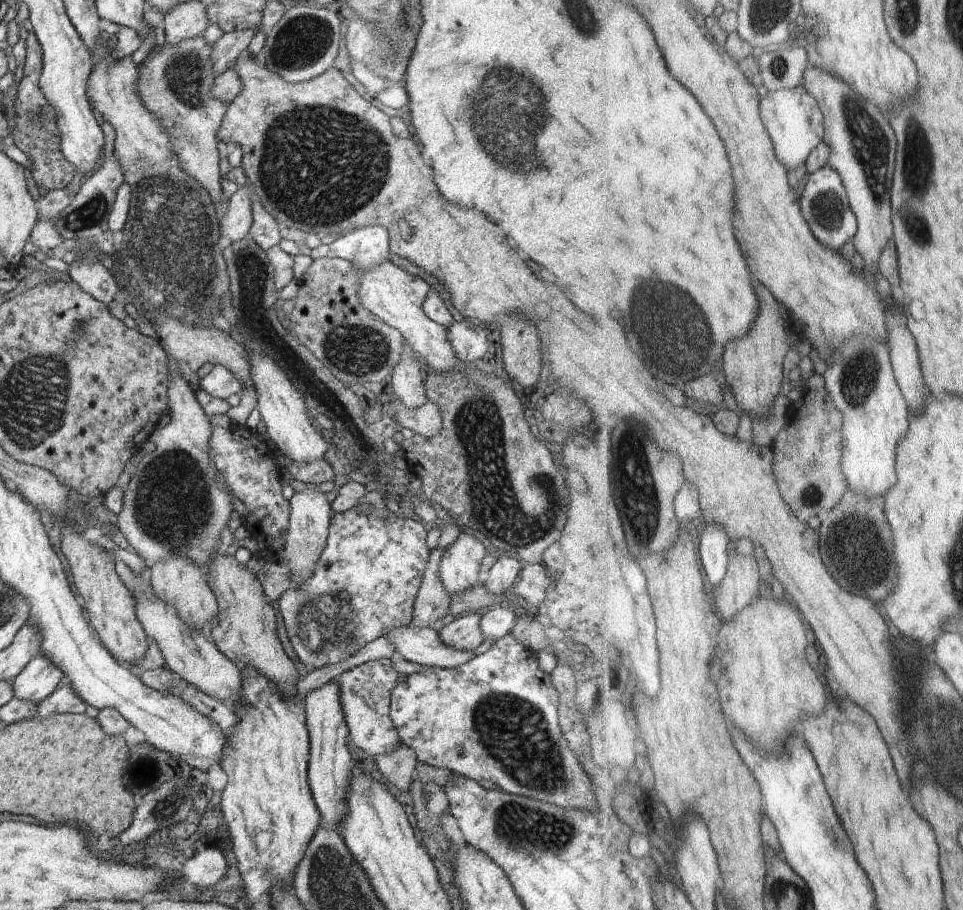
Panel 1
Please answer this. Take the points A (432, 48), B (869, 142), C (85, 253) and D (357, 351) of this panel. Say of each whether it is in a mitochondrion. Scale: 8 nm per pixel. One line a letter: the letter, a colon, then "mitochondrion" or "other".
A: other
B: mitochondrion
C: mitochondrion
D: mitochondrion

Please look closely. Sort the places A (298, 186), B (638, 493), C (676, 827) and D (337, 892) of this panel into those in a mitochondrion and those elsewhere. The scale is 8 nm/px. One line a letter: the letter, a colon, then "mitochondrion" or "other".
A: mitochondrion
B: mitochondrion
C: other
D: mitochondrion

